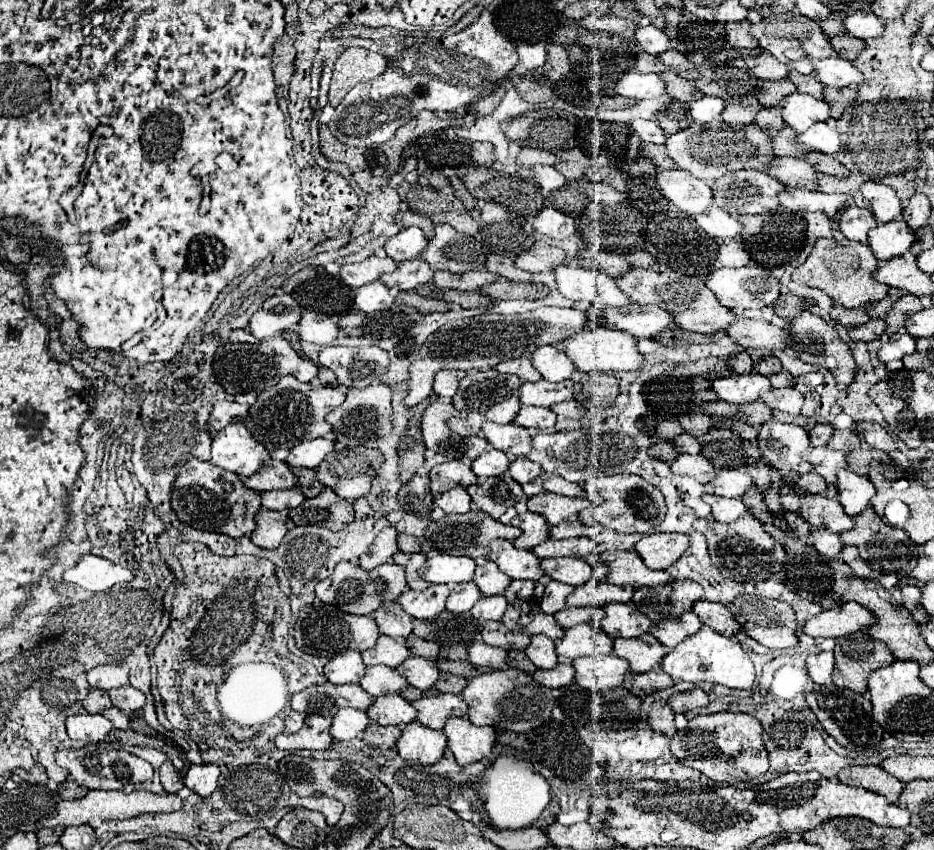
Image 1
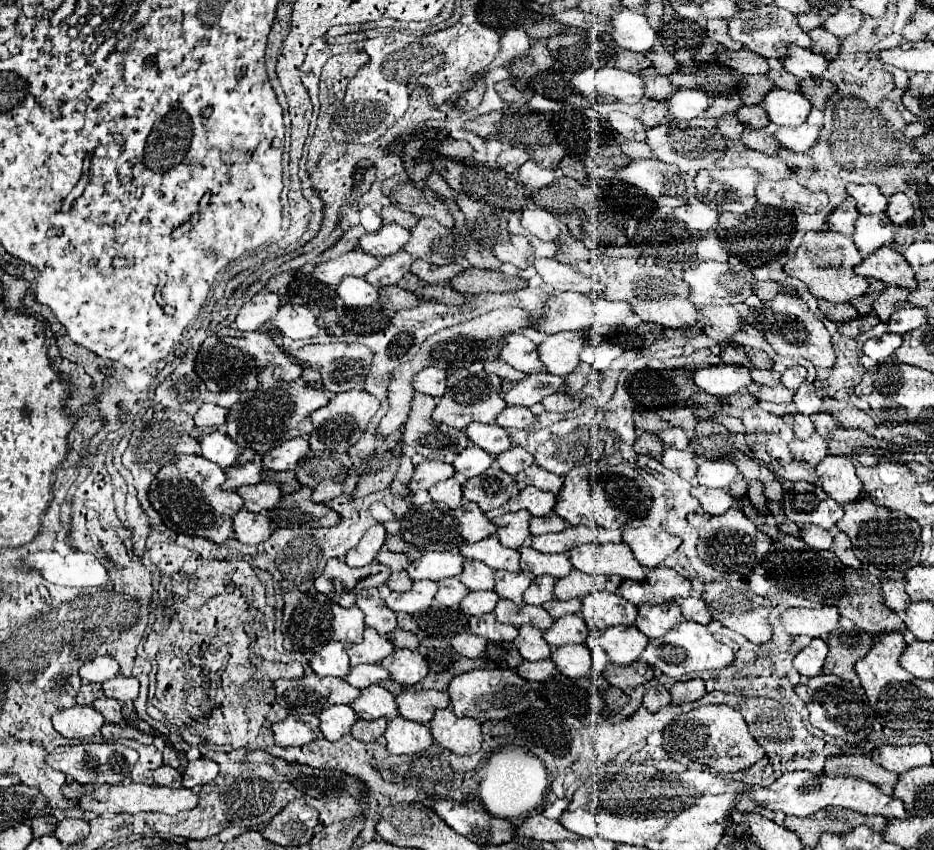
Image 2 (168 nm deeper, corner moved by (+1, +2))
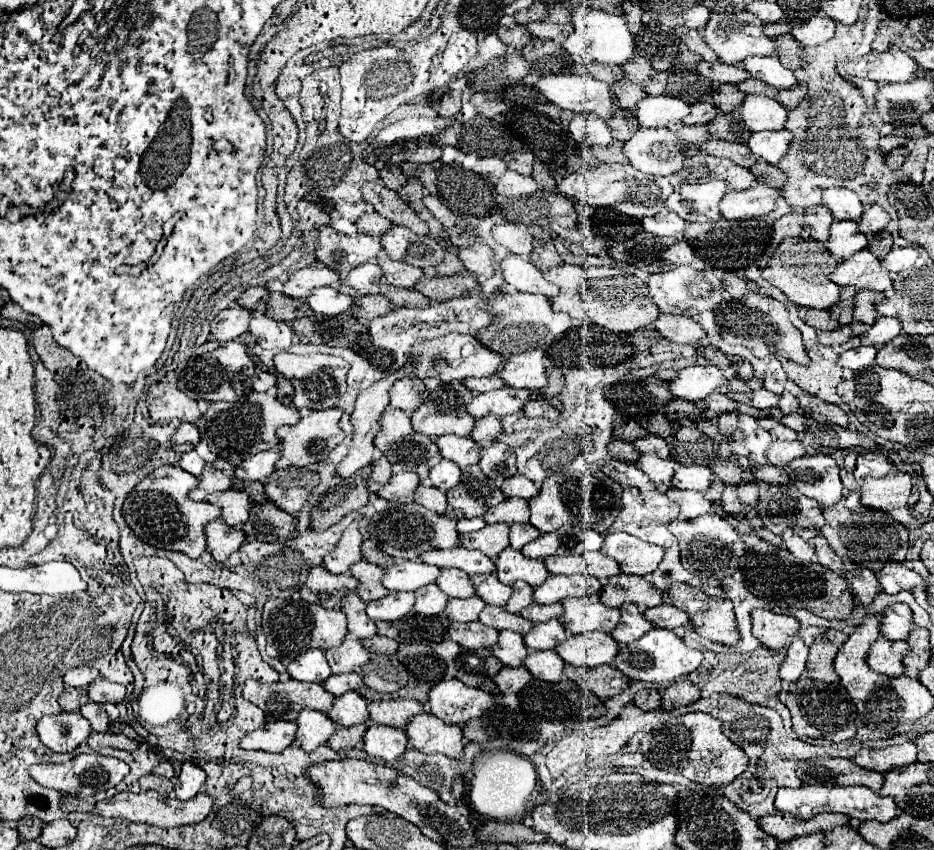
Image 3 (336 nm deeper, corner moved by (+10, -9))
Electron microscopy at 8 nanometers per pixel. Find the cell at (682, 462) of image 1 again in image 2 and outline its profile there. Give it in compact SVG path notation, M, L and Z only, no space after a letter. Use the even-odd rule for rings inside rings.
M669 447L663 451L659 463L665 465L667 469L675 471L677 475L681 475L681 479L685 479L685 481L695 477L697 465L695 465L695 455L691 451L679 451L679 449Z

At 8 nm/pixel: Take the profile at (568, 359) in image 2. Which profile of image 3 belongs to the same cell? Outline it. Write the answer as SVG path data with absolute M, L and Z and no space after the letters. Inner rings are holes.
M528 350L516 356L506 358L506 364L500 368L498 376L514 388L538 390L548 386L548 374L544 366L544 350Z

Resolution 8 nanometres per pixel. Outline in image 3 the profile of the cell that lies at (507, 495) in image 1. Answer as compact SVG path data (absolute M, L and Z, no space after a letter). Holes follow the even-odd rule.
M468 470L464 472L462 482L450 488L446 496L448 496L448 504L454 510L464 512L466 518L484 516L486 510L498 506L498 502L504 500L504 494L494 484L494 480L486 478L484 474L472 474Z

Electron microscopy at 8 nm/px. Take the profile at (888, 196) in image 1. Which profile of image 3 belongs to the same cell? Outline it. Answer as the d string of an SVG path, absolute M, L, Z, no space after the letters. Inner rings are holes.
M826 188L824 190L824 206L830 208L834 218L838 220L860 220L864 206L856 192L848 188Z

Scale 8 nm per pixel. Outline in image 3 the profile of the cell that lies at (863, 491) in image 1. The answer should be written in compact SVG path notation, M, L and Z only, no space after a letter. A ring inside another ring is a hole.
M816 454L798 458L786 468L786 472L804 496L818 500L824 506L830 506L844 496L844 486L838 474L840 468L832 456Z

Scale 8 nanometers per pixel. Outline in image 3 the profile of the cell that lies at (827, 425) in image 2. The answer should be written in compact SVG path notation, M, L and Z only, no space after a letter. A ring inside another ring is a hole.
M790 414L790 416L784 416L782 422L784 422L784 424L790 424L796 432L804 432L804 430L806 430L806 416L802 416L802 414Z

